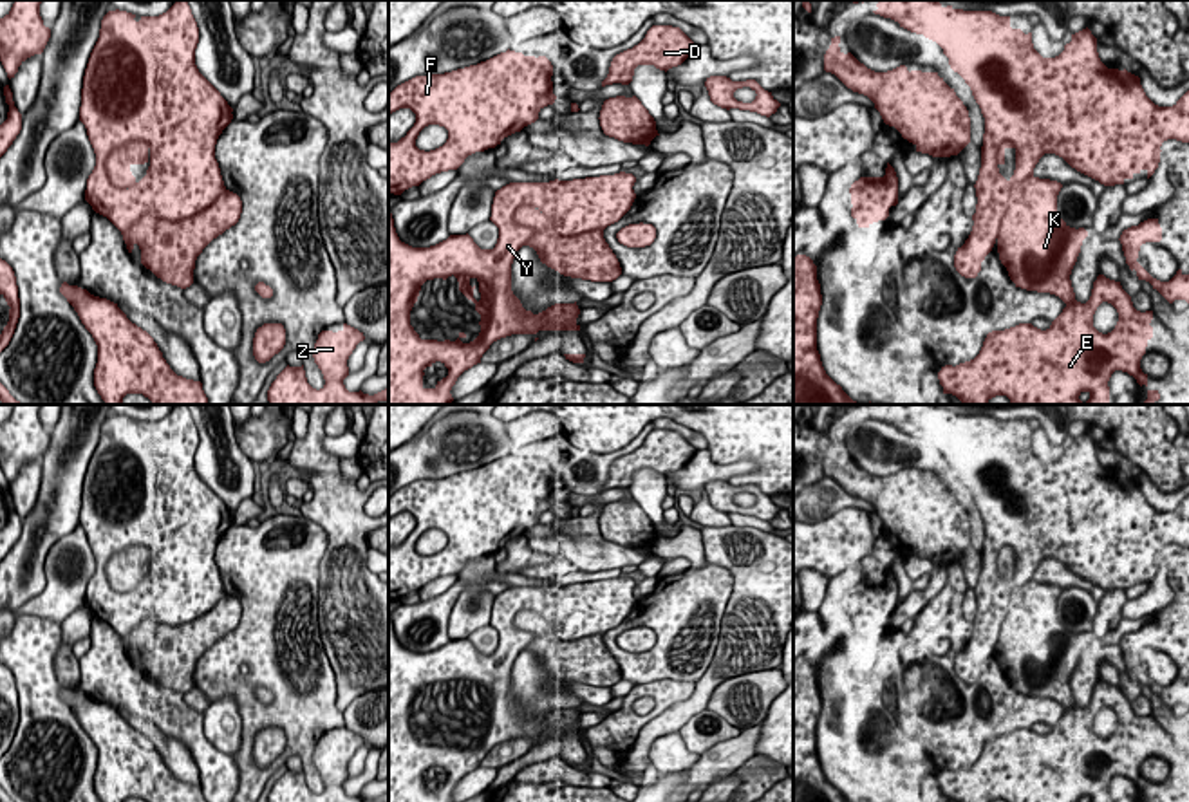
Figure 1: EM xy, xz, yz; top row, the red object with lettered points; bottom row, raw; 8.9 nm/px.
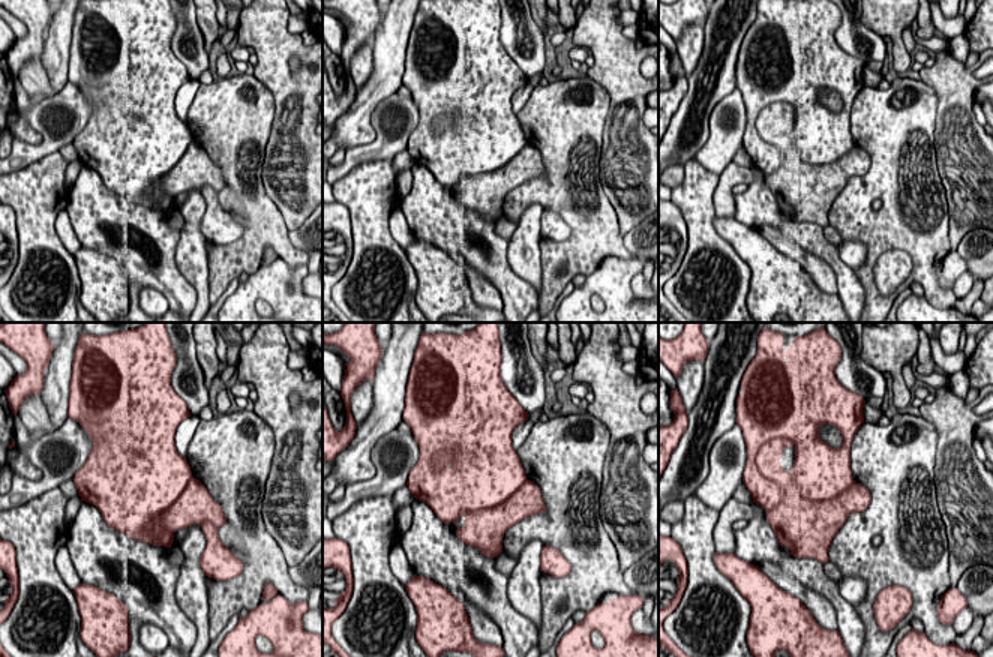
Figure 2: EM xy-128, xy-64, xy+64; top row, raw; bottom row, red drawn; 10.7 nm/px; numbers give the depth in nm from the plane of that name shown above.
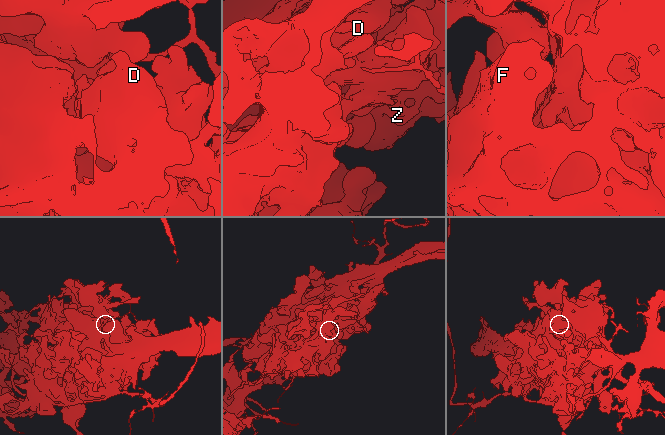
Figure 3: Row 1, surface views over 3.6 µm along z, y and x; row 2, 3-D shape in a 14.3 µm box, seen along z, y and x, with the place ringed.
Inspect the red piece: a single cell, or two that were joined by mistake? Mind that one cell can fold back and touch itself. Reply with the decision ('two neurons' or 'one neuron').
two neurons

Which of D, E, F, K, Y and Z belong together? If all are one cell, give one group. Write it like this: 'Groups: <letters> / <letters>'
Groups: D E F Y Z / K

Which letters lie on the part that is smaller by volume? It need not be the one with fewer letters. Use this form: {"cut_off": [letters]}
{"cut_off": ["K"]}

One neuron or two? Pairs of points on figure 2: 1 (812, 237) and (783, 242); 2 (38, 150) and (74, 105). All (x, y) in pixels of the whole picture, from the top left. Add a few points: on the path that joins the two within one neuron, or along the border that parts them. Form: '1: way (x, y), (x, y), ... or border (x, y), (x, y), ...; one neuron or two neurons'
1: border (773, 227), (824, 260); two neurons
2: way (53, 141), (71, 132), (75, 120); one neuron

